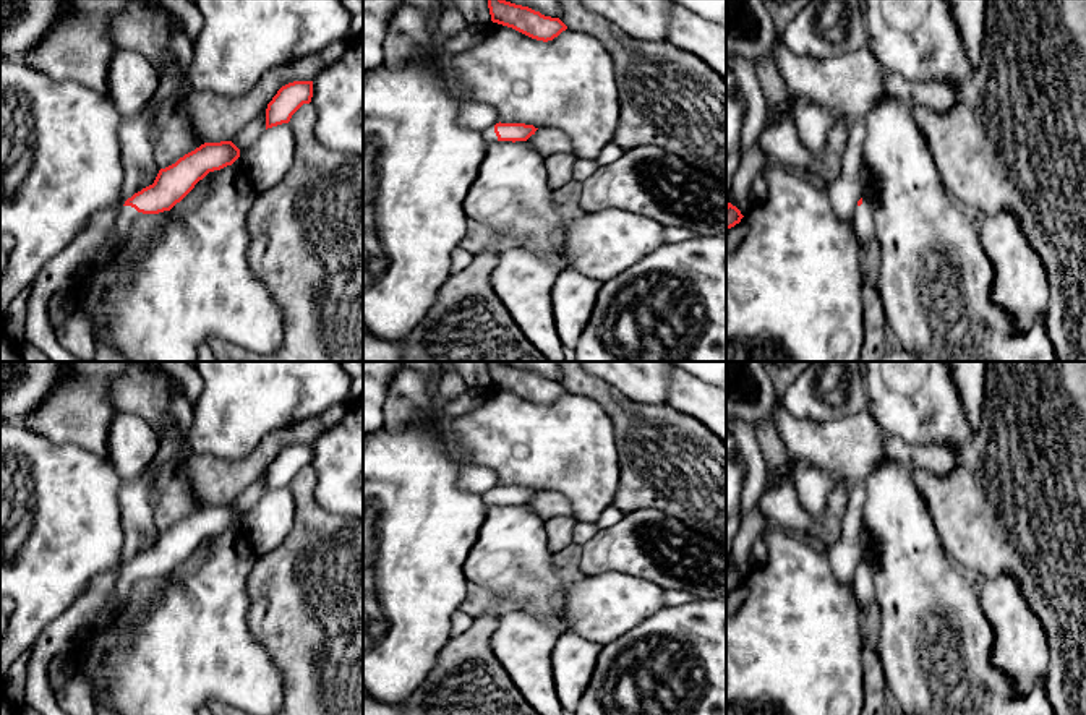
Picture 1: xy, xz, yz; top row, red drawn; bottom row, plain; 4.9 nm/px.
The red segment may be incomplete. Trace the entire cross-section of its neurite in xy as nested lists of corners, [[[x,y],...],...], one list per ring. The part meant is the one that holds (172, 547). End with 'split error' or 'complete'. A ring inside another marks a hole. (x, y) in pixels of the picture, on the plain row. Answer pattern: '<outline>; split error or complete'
[[[232,504],[204,506],[175,527],[160,532],[152,548],[125,564],[110,598],[96,614],[91,632],[115,621],[138,580],[170,574],[209,535],[232,529],[238,520],[240,512]]]; split error

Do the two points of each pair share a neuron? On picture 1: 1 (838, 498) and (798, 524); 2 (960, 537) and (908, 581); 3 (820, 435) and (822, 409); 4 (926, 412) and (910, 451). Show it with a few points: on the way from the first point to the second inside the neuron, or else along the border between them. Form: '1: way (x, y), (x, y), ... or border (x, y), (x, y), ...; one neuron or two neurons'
1: way (835, 509), (820, 524), (809, 524); one neuron
2: border (929, 513), (944, 552), (970, 576); two neurons
3: border (785, 409), (814, 422), (832, 422), (858, 414); two neurons
4: border (916, 443), (950, 445), (953, 448); two neurons

